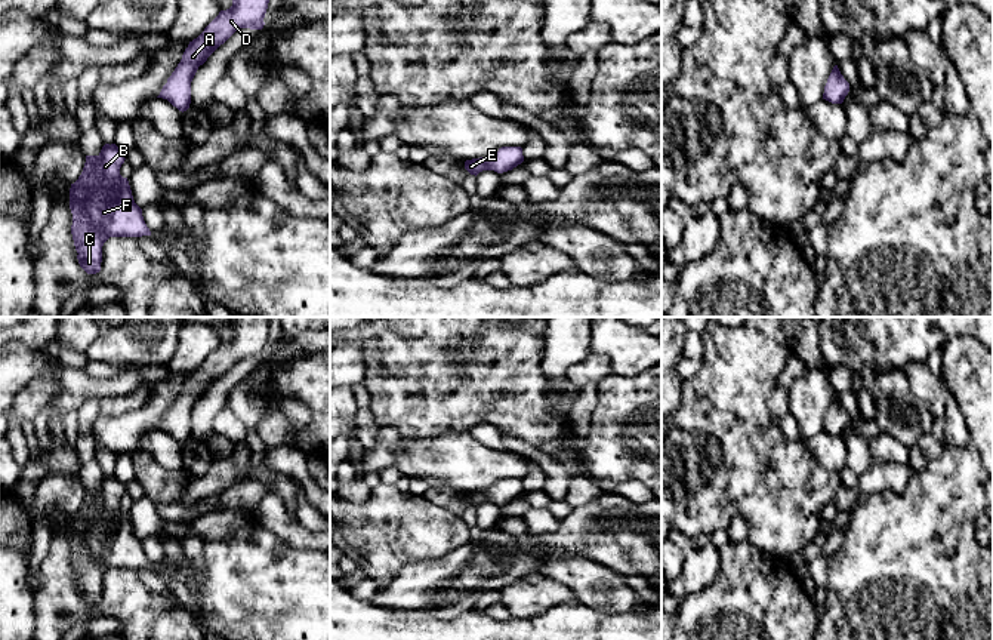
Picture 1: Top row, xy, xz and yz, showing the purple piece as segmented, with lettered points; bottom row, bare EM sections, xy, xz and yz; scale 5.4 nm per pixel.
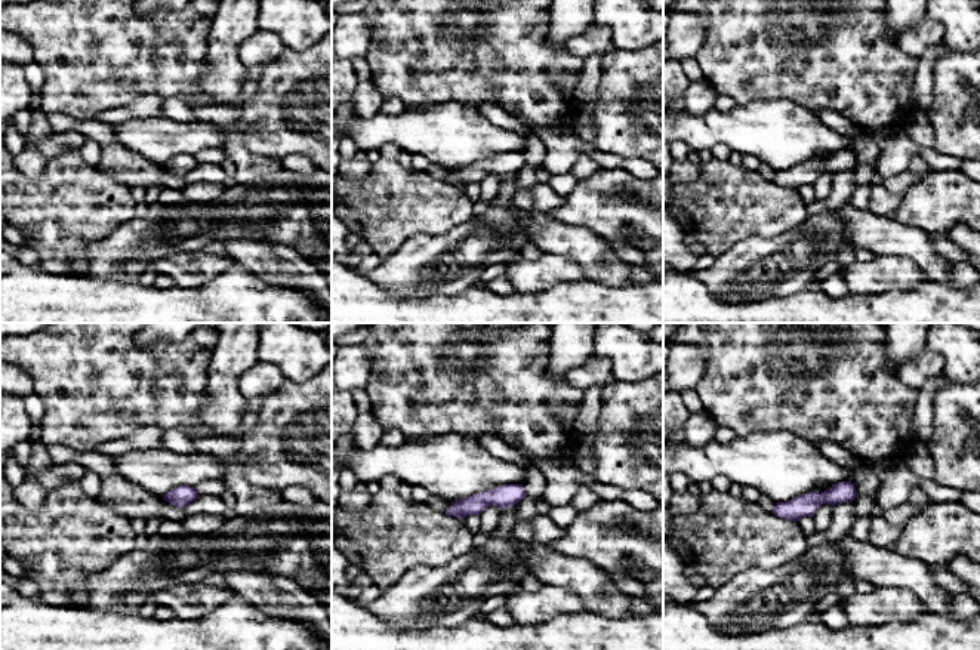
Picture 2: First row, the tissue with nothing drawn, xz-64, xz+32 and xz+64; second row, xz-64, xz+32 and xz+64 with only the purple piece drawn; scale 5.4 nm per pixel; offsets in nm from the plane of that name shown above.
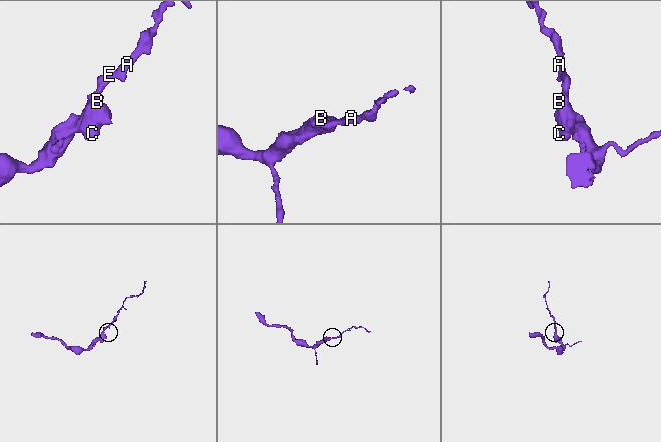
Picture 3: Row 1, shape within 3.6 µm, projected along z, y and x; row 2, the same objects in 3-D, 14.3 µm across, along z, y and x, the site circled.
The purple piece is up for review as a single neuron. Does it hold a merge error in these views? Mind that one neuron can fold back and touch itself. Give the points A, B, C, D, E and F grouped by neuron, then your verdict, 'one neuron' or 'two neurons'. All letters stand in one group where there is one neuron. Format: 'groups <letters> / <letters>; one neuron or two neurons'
groups A B C D E F; one neuron

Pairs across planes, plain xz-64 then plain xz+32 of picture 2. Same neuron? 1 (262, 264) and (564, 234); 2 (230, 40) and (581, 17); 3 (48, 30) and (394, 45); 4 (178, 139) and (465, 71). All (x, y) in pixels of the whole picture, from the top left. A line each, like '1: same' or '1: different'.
1: same
2: same
3: same
4: different

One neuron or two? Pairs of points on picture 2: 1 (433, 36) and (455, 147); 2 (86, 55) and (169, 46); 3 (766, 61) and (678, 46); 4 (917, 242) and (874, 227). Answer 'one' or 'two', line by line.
1: two
2: one
3: two
4: one

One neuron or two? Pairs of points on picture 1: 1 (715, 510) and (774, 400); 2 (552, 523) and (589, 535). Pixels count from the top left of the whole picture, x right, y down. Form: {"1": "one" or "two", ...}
{"1": "two", "2": "two"}

